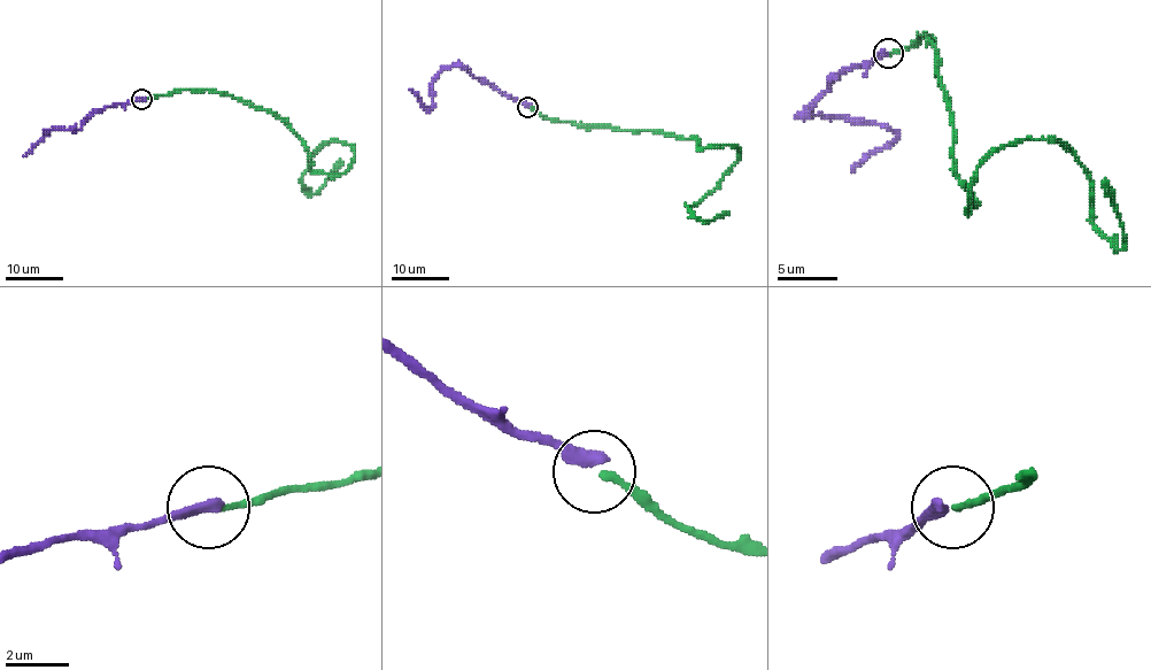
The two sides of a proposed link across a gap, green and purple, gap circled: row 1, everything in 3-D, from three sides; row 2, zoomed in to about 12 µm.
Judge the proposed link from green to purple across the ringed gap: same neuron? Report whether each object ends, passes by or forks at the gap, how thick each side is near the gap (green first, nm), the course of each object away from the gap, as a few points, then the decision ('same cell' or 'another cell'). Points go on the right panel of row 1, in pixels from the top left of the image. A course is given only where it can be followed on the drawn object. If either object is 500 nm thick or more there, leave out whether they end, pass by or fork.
green ends; purple ends; calibres 200 and 420 nm; course green (887, 53), (932, 44), (967, 208), (991, 154), (1055, 139), (1122, 246), (1102, 181); course purple (887, 53), (840, 76), (804, 115), (836, 115), (885, 124), (896, 136), (851, 171); another cell

